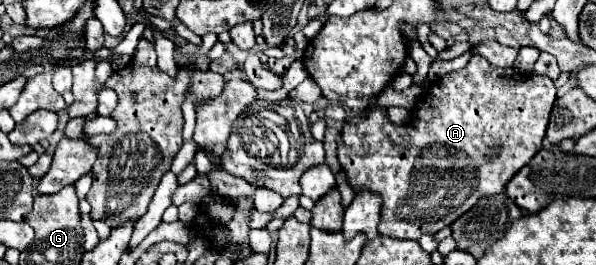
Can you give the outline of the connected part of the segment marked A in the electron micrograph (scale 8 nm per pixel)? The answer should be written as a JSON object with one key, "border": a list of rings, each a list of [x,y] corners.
{"border":[[[473,54],[465,68],[445,74],[425,88],[407,126],[391,124],[385,108],[371,108],[367,116],[347,120],[339,140],[339,162],[355,190],[367,188],[383,196],[379,234],[397,240],[419,240],[423,234],[435,234],[457,220],[479,198],[505,190],[515,172],[543,148],[553,102],[555,86],[551,78],[523,74],[515,68],[495,68],[483,56]]]}

